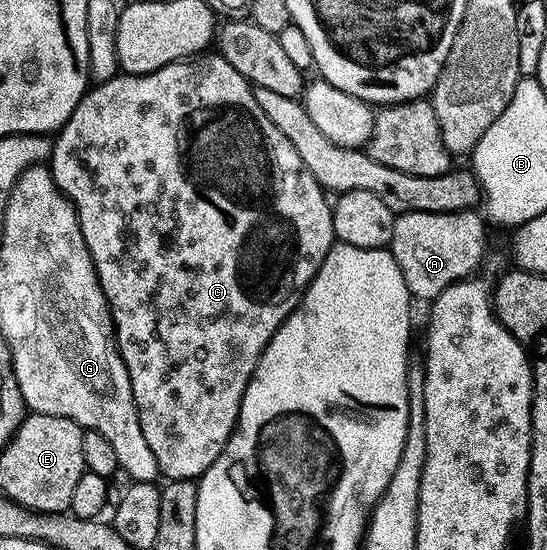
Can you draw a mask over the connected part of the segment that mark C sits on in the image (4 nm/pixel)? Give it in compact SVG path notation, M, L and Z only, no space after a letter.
M220 54L209 55L179 60L151 74L118 74L94 83L79 106L75 106L68 122L56 133L51 157L53 180L58 190L73 203L83 230L83 240L87 242L87 250L97 271L99 286L109 303L113 335L117 337L117 349L131 378L133 401L139 414L139 426L143 426L143 438L147 438L147 446L151 446L151 454L155 454L157 471L165 476L166 481L196 481L215 458L219 458L237 424L243 394L263 350L282 322L297 309L305 289L335 243L333 210L326 189L303 166L299 154L295 154L295 146L291 146L291 142L287 142L287 138L283 138L279 129L268 120L267 114L263 114L259 102L255 102L253 85Z

